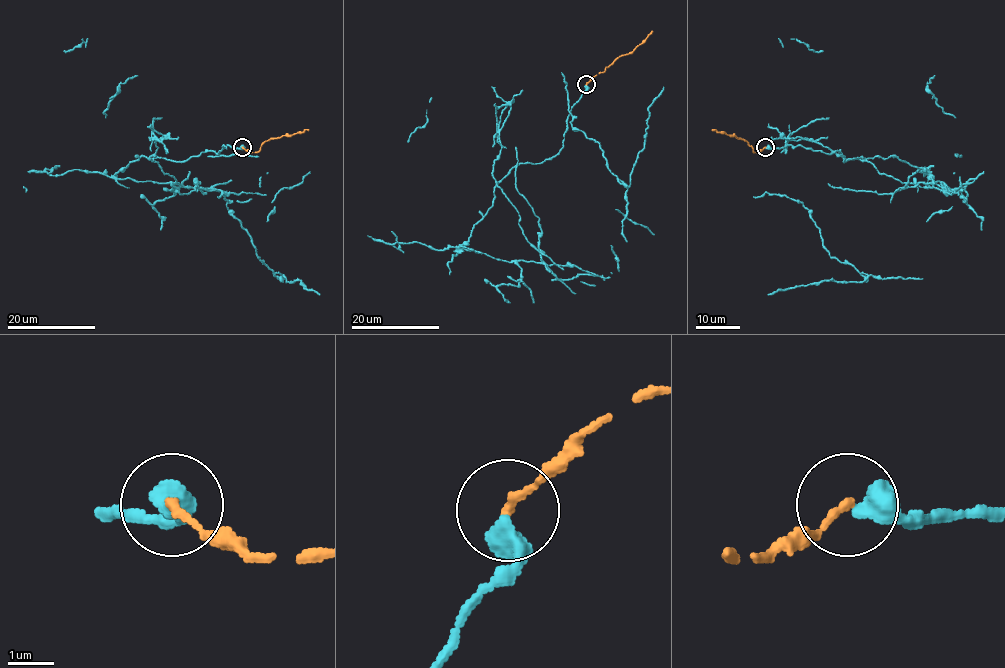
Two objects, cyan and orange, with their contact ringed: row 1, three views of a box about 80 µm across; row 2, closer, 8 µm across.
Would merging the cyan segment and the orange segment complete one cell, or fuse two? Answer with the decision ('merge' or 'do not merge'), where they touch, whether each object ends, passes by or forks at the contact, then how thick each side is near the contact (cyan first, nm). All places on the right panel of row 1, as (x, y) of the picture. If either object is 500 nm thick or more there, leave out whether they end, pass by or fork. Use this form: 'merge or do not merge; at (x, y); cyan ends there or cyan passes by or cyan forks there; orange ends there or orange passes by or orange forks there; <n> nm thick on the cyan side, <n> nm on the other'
do not merge; at (765, 147); 550 nm thick on the cyan side, 190 nm on the other

